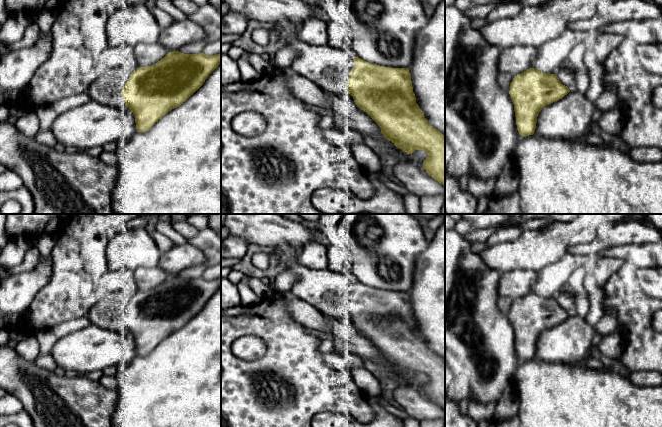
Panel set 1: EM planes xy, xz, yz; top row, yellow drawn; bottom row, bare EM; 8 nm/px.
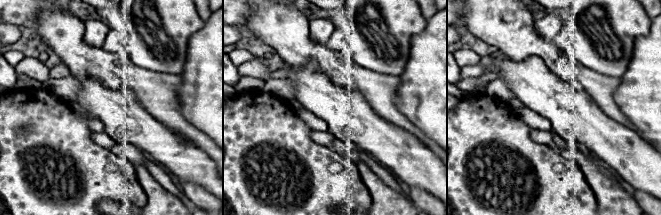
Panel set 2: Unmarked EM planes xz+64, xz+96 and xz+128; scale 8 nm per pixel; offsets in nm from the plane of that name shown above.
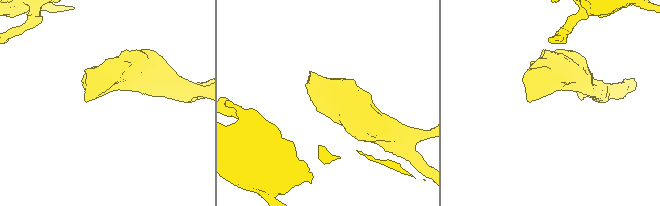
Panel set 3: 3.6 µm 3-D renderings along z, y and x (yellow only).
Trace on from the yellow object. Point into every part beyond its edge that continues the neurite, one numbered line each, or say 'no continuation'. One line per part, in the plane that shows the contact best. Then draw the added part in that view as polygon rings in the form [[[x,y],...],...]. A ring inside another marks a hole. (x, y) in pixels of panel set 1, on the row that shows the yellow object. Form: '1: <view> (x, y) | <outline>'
1: xy (104, 89) | [[[106,71],[97,77],[85,92],[92,101],[114,107],[125,107],[118,92],[118,77],[115,71]]]

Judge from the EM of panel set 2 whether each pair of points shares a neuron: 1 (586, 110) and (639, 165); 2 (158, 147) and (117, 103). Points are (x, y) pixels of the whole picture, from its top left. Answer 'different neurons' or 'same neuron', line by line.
1: same neuron
2: same neuron

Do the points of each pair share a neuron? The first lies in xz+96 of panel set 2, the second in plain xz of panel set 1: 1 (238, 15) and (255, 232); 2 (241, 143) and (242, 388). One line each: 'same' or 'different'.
1: same
2: same

